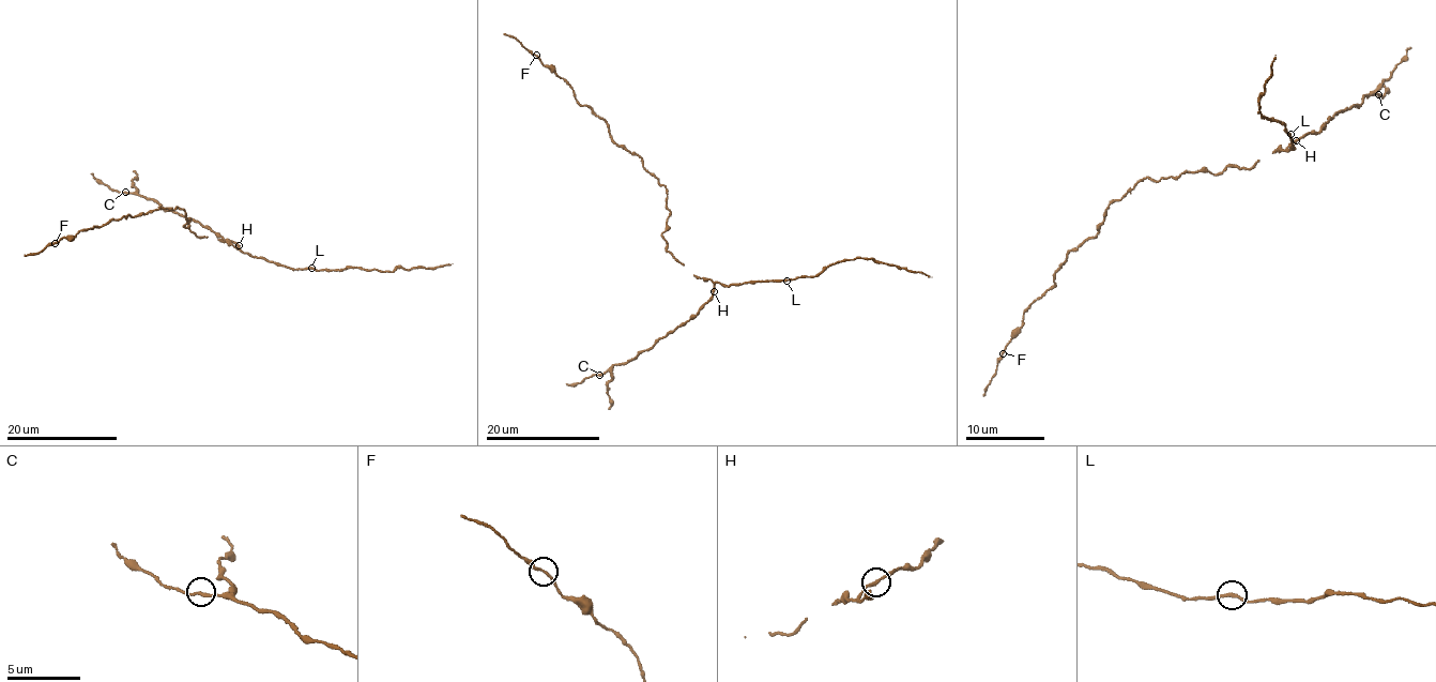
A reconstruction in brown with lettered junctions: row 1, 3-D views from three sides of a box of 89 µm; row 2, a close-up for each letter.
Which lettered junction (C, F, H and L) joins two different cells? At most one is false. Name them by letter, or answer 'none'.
none

